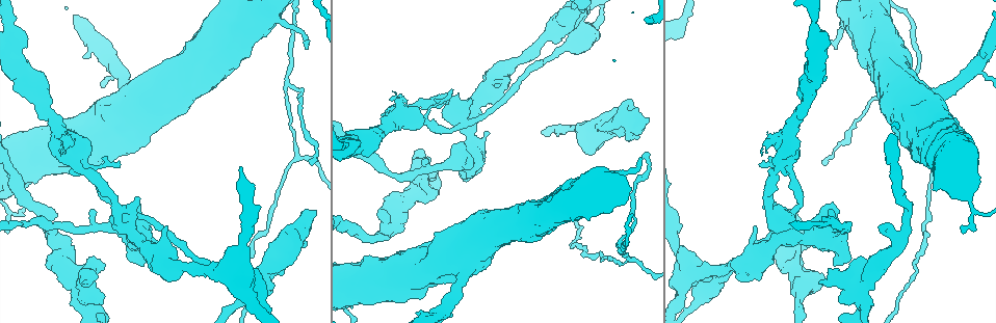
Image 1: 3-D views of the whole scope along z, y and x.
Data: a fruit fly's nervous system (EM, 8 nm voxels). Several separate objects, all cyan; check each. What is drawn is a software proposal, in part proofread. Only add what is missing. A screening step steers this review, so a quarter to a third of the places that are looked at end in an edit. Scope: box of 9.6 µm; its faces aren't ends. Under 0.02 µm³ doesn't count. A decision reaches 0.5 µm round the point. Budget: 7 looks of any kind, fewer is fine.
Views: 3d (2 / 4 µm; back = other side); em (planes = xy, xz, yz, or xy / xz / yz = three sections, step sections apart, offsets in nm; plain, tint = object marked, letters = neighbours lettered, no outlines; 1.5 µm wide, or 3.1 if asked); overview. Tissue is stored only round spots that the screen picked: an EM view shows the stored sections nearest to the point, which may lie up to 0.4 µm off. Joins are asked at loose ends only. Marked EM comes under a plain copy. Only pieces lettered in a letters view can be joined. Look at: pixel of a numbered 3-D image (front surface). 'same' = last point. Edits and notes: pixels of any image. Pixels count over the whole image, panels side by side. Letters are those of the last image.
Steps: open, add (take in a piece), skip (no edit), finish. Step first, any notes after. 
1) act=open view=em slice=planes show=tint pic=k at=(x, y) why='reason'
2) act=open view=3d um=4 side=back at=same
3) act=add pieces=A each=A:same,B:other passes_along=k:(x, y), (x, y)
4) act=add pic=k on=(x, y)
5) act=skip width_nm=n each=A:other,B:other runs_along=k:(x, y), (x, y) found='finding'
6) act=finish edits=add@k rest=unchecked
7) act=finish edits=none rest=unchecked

act=open view=em slice=planes show=tint pic=1 at=(399, 96)

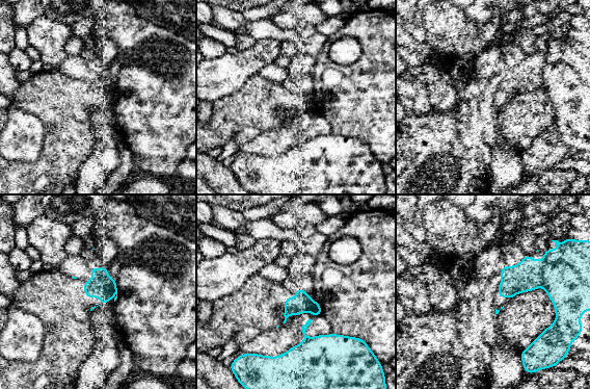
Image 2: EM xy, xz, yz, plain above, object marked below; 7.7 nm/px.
act=open view=em slice=planes show=letters at=same

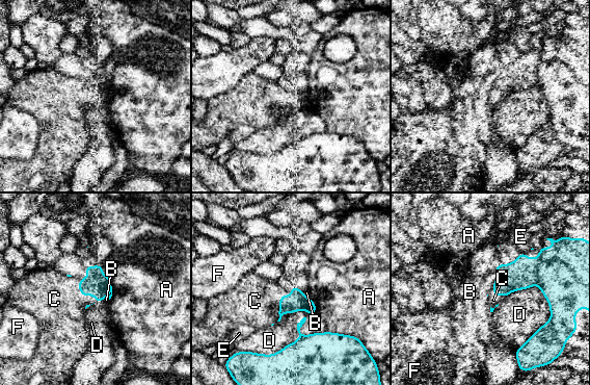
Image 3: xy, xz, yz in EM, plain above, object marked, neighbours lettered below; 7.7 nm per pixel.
act=add pieces=C each=A:other,B:other,C:same,D:other,E:other,F:other found='the cell continues'

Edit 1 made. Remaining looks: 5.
act=open view=em slice=planes show=letters pic=1 at=(420, 150) why='free end'

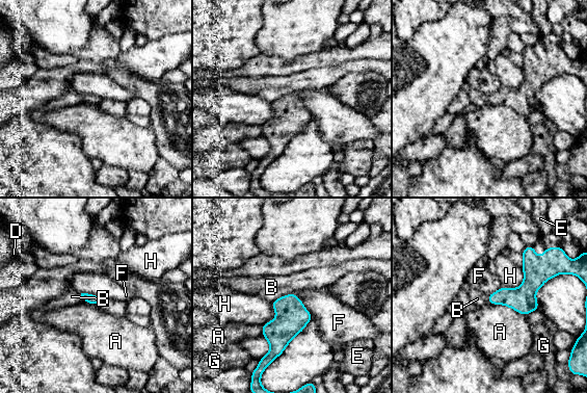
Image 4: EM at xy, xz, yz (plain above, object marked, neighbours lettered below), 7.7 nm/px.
act=skip each=A:other,B:other,D:other,E:other,F:other,G:other,H:other found='no lettered piece goes on from it'

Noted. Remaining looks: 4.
act=open view=3d um=2 pic=1 at=(833, 201)

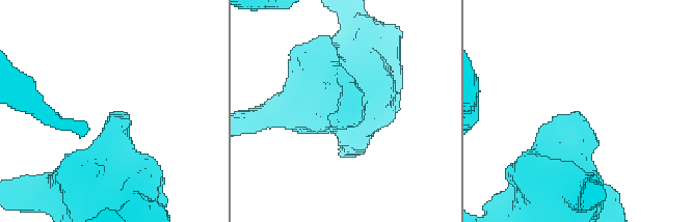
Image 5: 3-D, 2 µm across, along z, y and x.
act=open view=em slice=yz step=8 show=tint pic=5 at=(576, 114) why='need the tissue'

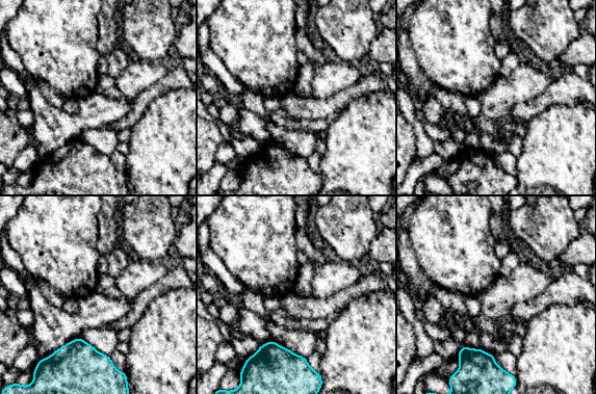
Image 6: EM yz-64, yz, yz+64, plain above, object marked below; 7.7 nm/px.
act=open view=em slice=xz step=8 show=letters at=same

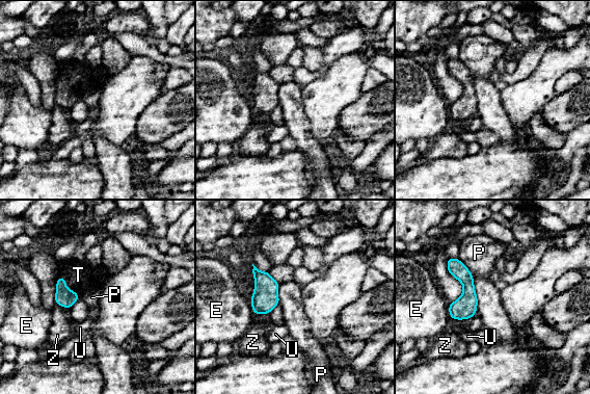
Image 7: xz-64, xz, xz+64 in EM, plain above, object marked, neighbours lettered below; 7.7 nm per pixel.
act=skip each=E:other,P:other,T:other,U:other,Z:other runs_along=7:(450, 260), (467, 281), (467, 316) found='no lettered piece goes on from it'

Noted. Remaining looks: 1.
act=finish edits=add@3 rest=unchecked

